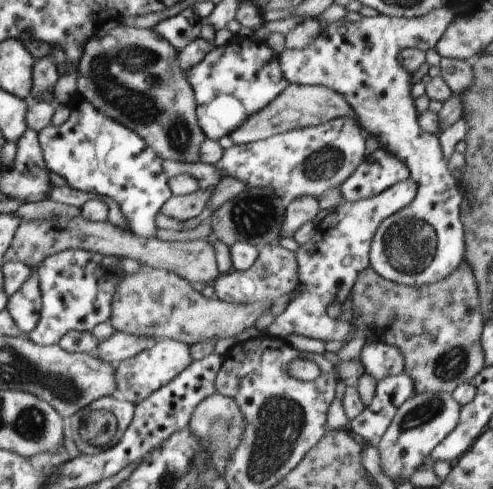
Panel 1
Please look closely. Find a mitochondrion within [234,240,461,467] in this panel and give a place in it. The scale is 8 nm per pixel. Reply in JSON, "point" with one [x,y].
{"point":[425,412]}

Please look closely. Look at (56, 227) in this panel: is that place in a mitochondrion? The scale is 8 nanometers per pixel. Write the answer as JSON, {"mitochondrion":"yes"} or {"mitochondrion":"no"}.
{"mitochondrion":"no"}

